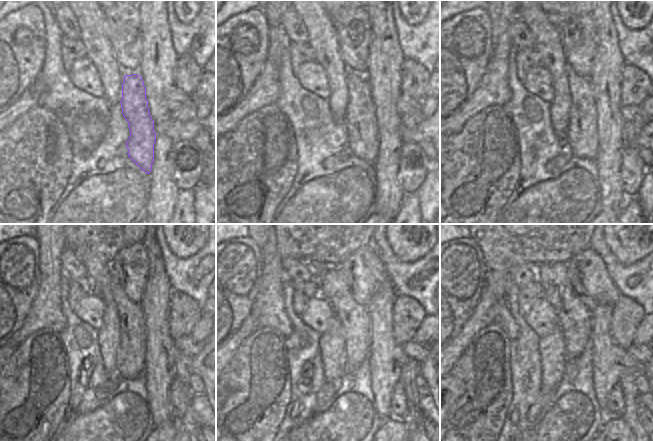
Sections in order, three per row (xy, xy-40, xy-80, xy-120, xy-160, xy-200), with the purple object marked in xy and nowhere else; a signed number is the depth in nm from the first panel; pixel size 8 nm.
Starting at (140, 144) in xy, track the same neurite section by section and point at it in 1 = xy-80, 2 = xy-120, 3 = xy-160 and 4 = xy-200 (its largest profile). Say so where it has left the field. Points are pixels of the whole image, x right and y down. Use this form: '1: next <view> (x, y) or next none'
1: next xy-80 (581, 139)
2: next xy-120 (132, 351)
3: next xy-160 (354, 318)
4: next xy-200 (574, 320)

